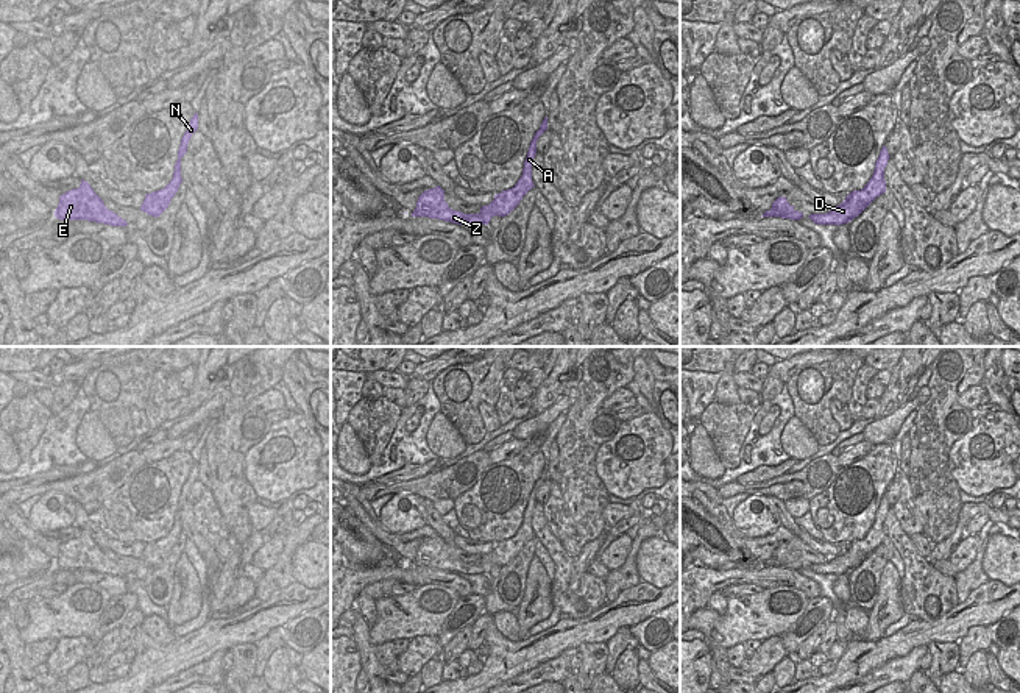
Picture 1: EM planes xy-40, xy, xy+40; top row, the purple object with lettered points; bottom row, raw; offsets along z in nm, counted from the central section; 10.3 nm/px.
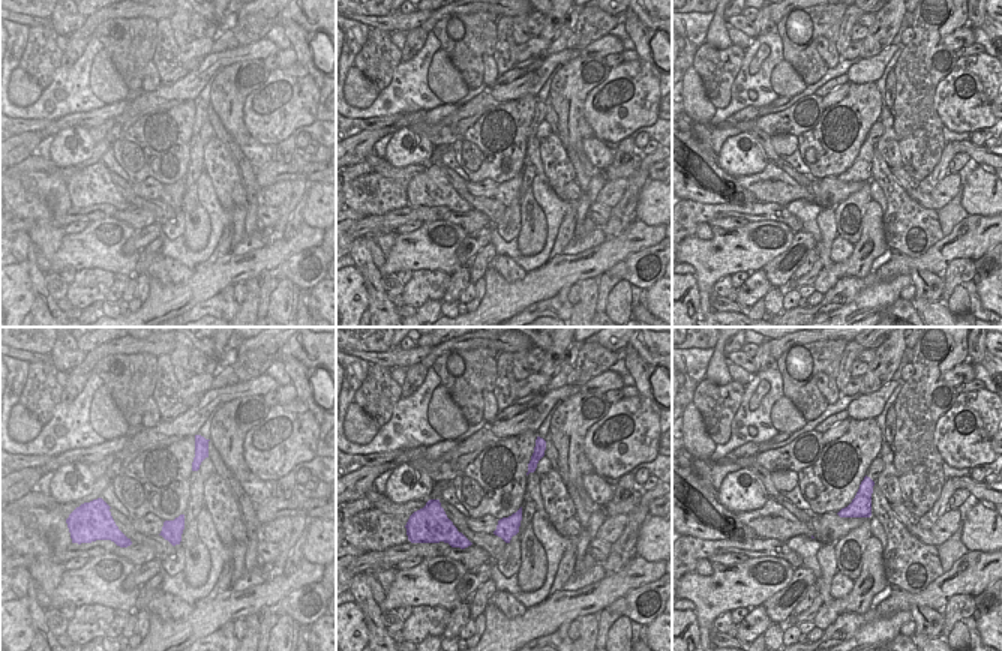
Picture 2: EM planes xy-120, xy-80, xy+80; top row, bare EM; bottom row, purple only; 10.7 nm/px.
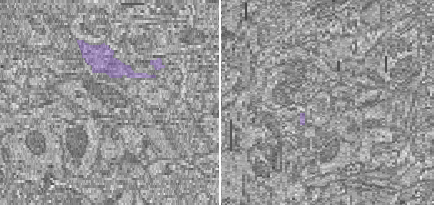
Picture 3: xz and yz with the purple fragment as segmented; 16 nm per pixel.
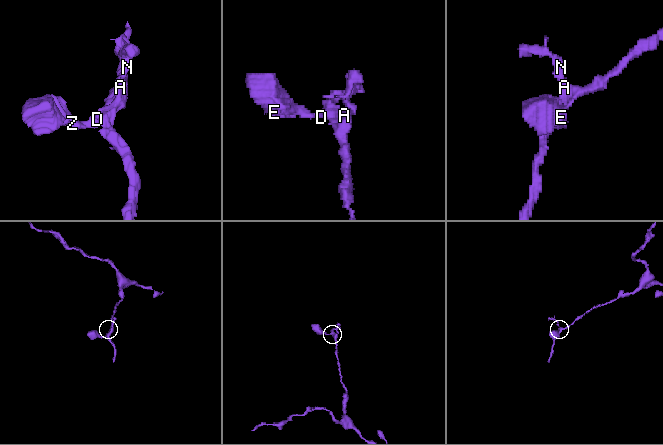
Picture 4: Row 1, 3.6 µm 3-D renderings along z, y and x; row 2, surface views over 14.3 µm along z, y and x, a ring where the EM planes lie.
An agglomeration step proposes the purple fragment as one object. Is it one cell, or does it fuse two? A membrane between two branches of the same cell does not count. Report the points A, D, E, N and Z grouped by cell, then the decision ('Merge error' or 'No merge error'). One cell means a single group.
Groups: A D E N Z. No merge error.

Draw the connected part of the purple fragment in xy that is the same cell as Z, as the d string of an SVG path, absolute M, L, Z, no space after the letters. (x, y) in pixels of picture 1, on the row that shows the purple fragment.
M544 117L540 130L535 133L527 158L524 161L522 175L518 183L507 190L494 195L494 200L480 208L479 214L463 214L454 211L444 201L444 190L437 186L434 189L424 190L416 201L416 208L412 212L412 217L429 217L438 219L457 225L488 225L494 215L505 217L508 215L522 200L522 197L532 189L532 164L537 155L537 140L547 130L547 117Z

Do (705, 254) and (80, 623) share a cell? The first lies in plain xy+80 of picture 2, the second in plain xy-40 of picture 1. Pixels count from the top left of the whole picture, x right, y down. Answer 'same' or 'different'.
same

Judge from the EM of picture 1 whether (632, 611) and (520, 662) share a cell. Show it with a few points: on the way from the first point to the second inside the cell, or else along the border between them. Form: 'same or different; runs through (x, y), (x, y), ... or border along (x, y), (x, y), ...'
same; runs through (604, 623), (593, 629), (568, 632), (548, 645)

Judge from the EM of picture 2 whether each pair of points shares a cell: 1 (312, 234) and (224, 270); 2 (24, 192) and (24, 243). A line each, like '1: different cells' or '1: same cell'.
1: same cell
2: different cells

